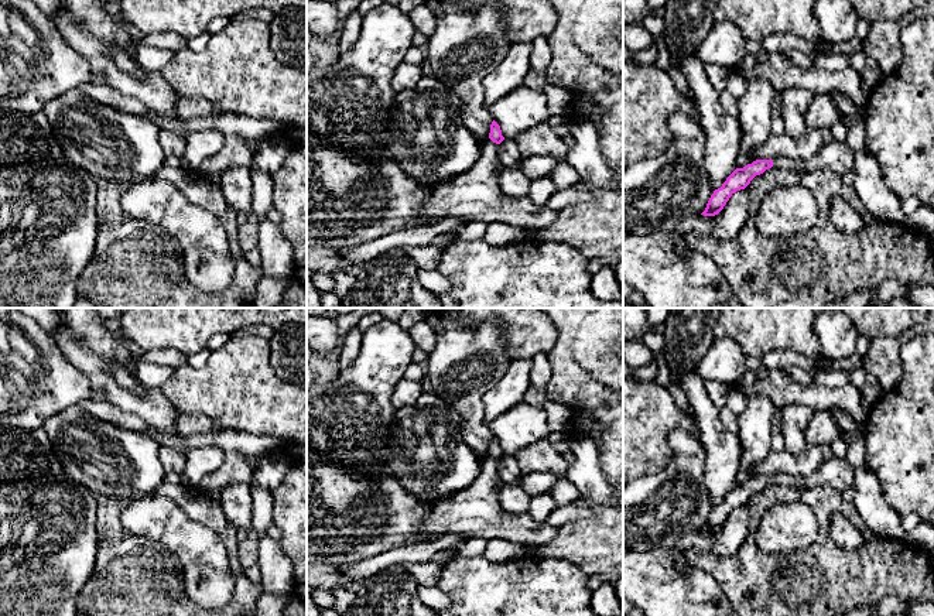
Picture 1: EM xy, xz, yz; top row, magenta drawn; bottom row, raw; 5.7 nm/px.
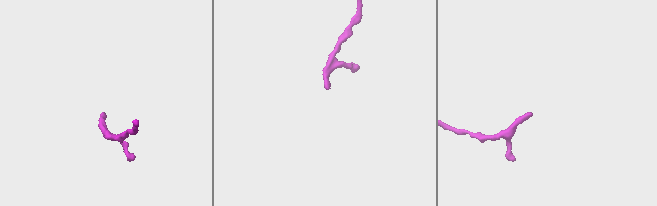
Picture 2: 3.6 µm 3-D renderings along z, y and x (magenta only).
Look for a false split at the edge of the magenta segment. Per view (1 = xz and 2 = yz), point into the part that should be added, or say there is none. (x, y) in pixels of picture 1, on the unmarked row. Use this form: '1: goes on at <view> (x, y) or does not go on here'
1: goes on at xz (349, 516)
2: goes on at yz (835, 472)

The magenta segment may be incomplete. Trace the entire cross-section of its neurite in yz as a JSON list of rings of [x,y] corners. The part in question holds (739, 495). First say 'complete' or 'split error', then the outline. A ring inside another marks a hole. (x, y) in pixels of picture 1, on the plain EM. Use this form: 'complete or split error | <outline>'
split error | [[[832,455],[821,463],[815,473],[810,476],[788,473],[774,476],[756,476],[743,485],[736,485],[726,494],[722,503],[714,507],[705,527],[701,531],[718,531],[736,507],[745,506],[756,492],[763,490],[772,483],[786,483],[798,489],[829,486],[835,490],[844,492],[846,487],[853,485],[855,472],[856,469],[846,461],[846,458]]]

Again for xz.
split error | [[[493,437],[482,472],[469,487],[435,504],[422,504],[393,476],[360,475],[307,446],[307,564],[325,559],[329,567],[342,567],[415,544],[422,534],[463,533],[472,538],[507,540],[526,547],[551,543],[558,534],[557,527],[538,523],[528,513],[509,513],[500,506],[496,486],[500,482],[497,462],[503,456],[500,442]]]

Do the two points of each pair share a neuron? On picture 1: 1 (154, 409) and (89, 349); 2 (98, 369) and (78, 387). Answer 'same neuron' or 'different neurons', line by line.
1: same neuron
2: different neurons

